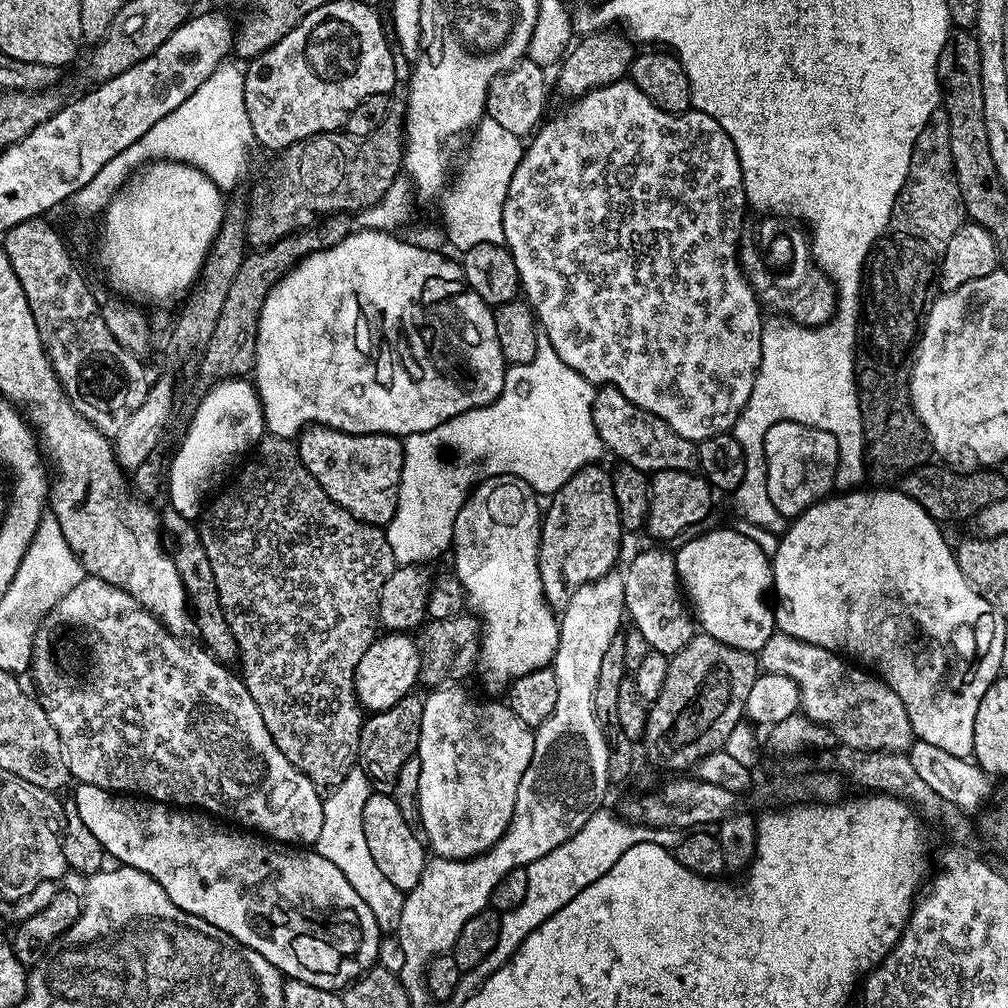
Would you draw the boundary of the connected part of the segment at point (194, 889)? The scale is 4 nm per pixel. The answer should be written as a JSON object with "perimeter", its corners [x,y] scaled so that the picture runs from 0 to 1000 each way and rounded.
{"perimeter":[[[76,777],[74,781],[73,808],[85,815],[85,823],[97,831],[104,845],[113,847],[124,861],[149,867],[169,887],[173,899],[208,915],[208,919],[216,919],[228,931],[260,946],[279,968],[333,984],[344,980],[376,953],[373,951],[377,948],[379,924],[371,904],[343,873],[339,863],[316,845],[271,835],[246,823],[231,823],[197,804],[106,786],[88,778]]]}

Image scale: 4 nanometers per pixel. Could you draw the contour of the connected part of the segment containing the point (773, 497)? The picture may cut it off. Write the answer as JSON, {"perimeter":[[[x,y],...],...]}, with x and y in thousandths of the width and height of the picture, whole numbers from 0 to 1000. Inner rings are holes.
{"perimeter":[[[784,418],[772,419],[768,423],[764,423],[764,427],[760,427],[760,435],[758,436],[758,454],[762,457],[760,462],[760,486],[764,490],[764,498],[768,498],[768,506],[772,506],[775,512],[779,514],[789,514],[806,500],[810,500],[813,496],[818,495],[826,487],[825,479],[831,476],[829,463],[831,462],[831,438],[827,435],[827,431],[819,431],[819,427],[812,427],[808,423],[800,423],[799,421],[786,421]]]}

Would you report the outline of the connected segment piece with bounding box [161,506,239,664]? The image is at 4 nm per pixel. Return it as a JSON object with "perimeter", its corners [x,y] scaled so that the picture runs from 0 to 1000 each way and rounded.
{"perimeter":[[[170,502],[164,503],[160,509],[160,523],[167,535],[169,550],[182,573],[188,602],[191,607],[191,620],[194,629],[197,629],[203,639],[201,642],[211,654],[215,654],[218,658],[228,659],[230,655],[232,657],[237,652],[235,635],[227,623],[227,618],[224,617],[215,577],[212,576],[212,567],[208,563],[208,556],[204,552],[203,543],[200,542],[197,525],[191,520],[191,517],[181,514]]]}

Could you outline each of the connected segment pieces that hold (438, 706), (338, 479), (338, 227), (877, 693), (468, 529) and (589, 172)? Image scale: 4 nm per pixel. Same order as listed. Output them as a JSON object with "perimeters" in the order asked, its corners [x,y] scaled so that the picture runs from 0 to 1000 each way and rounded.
{"perimeters":[[[[448,677],[443,681],[438,681],[436,683],[430,683],[420,691],[421,703],[419,704],[419,716],[417,717],[417,735],[413,741],[413,749],[417,751],[419,756],[419,768],[415,768],[415,800],[417,801],[417,821],[419,822],[420,828],[423,830],[423,837],[426,842],[429,841],[434,850],[438,853],[465,853],[467,849],[477,849],[479,845],[491,839],[494,835],[494,831],[498,831],[498,827],[506,819],[506,812],[510,808],[510,796],[514,792],[514,776],[518,776],[518,768],[522,768],[522,760],[526,760],[526,752],[530,748],[530,726],[529,723],[522,720],[522,716],[518,716],[518,712],[514,712],[514,708],[510,708],[510,704],[504,701],[503,697],[497,696],[496,698],[492,694],[475,694],[472,690],[467,690],[462,684],[456,683],[455,678]]],[[[311,423],[296,434],[299,458],[331,499],[364,520],[384,522],[395,502],[395,486],[401,461],[398,434],[383,431],[347,431]]],[[[335,210],[331,214],[320,215],[313,226],[301,227],[291,234],[285,234],[283,238],[272,240],[266,246],[250,248],[243,253],[240,264],[236,264],[236,272],[232,272],[232,280],[228,280],[224,300],[220,300],[220,312],[216,312],[207,345],[197,364],[196,378],[198,377],[199,386],[205,387],[220,377],[245,374],[251,368],[256,317],[266,289],[300,256],[339,240],[339,236],[343,236],[349,229],[350,215],[346,211]]],[[[773,625],[767,627],[760,641],[754,643],[752,659],[758,667],[780,669],[780,673],[793,679],[793,701],[797,707],[821,721],[836,741],[896,748],[904,741],[907,731],[895,692],[891,692],[881,678],[864,666],[815,641],[796,637]]],[[[488,472],[485,476],[478,476],[468,485],[465,493],[461,496],[458,506],[454,506],[454,514],[450,518],[448,527],[447,543],[452,544],[452,563],[450,570],[458,577],[463,602],[467,610],[471,611],[478,620],[478,630],[476,633],[476,653],[474,656],[475,666],[481,667],[492,679],[503,680],[509,675],[518,673],[535,663],[542,663],[547,660],[552,646],[554,645],[554,633],[556,632],[556,617],[553,608],[540,591],[540,582],[536,572],[536,521],[538,519],[538,504],[532,501],[534,497],[533,489],[528,487],[528,483],[521,476],[516,476],[513,472]]],[[[623,77],[585,88],[564,103],[567,104],[557,115],[537,122],[531,134],[523,140],[518,161],[514,161],[510,177],[506,177],[506,188],[498,208],[500,242],[510,256],[510,264],[514,264],[519,293],[528,303],[535,324],[546,343],[550,343],[554,355],[558,355],[562,363],[573,367],[573,371],[588,383],[611,385],[622,397],[657,415],[665,427],[677,431],[677,435],[682,437],[693,438],[721,430],[736,411],[744,387],[748,387],[748,375],[754,367],[759,322],[759,318],[754,317],[756,303],[750,296],[750,287],[742,281],[734,259],[734,229],[738,226],[740,199],[732,151],[728,149],[720,129],[716,129],[704,113],[689,109],[663,111],[637,93],[635,86]]]]}

